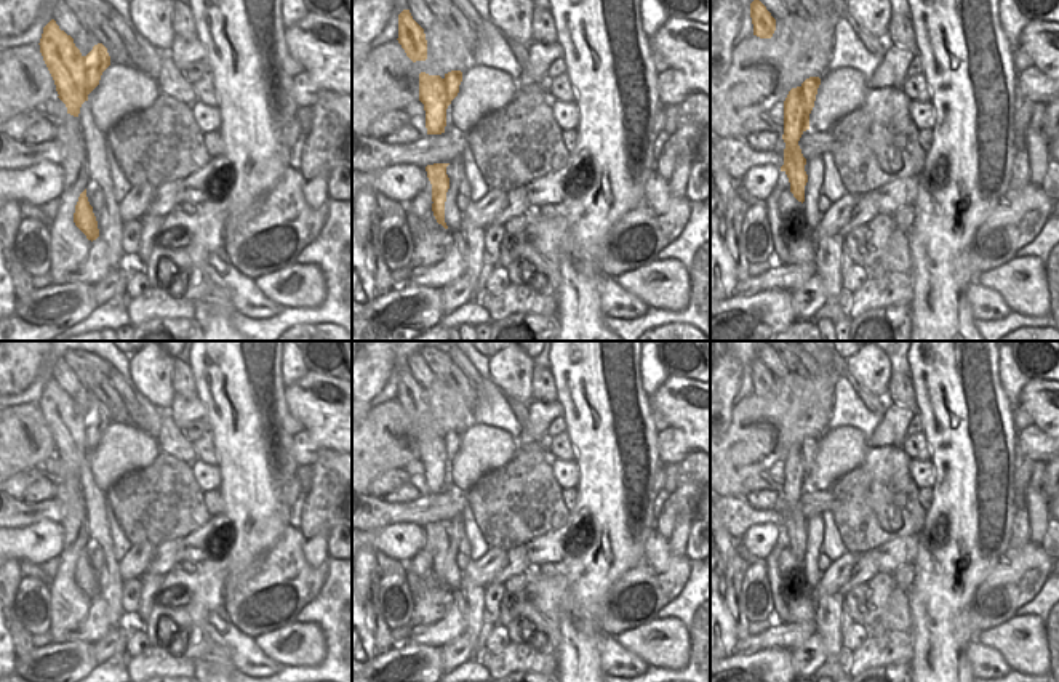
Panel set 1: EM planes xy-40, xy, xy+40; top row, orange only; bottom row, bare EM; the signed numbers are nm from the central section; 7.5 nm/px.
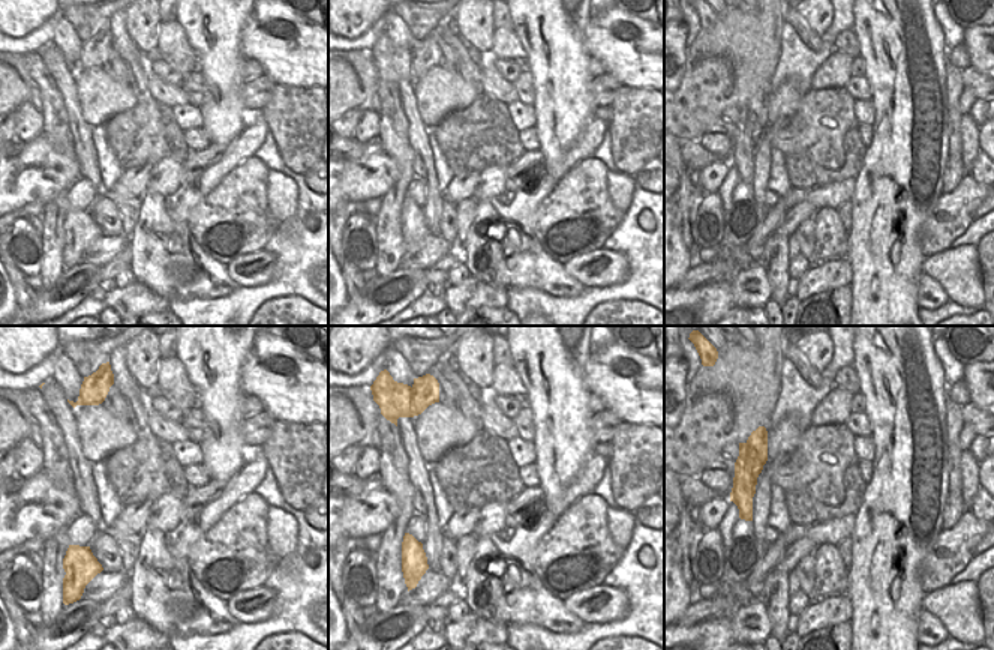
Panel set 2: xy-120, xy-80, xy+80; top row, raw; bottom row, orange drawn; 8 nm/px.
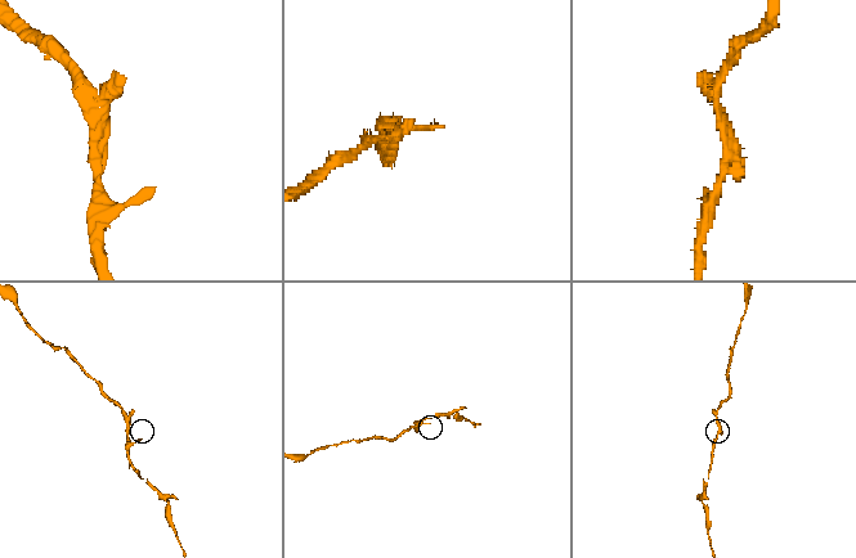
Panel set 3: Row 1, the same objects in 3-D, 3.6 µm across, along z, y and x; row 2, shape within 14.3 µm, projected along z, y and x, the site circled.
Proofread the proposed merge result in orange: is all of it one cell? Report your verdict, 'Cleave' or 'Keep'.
Keep

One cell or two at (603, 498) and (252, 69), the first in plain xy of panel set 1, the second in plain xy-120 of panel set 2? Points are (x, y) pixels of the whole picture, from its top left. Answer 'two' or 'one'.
two

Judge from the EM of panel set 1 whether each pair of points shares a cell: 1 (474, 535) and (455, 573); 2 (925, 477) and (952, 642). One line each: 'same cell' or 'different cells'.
1: different cells
2: different cells

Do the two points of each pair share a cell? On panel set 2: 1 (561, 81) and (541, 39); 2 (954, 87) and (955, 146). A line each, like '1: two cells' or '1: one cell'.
1: one cell
2: one cell

